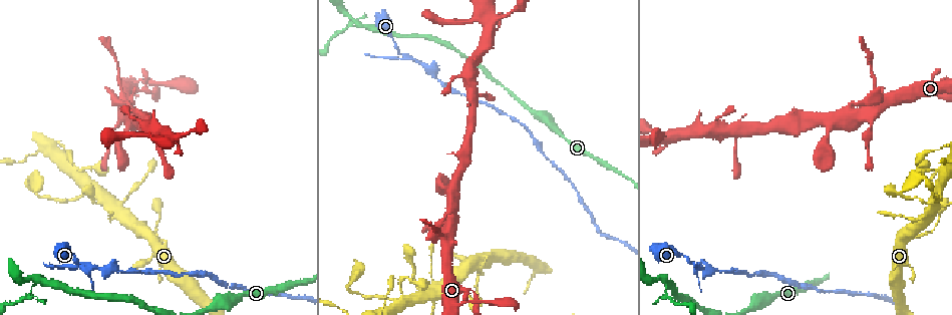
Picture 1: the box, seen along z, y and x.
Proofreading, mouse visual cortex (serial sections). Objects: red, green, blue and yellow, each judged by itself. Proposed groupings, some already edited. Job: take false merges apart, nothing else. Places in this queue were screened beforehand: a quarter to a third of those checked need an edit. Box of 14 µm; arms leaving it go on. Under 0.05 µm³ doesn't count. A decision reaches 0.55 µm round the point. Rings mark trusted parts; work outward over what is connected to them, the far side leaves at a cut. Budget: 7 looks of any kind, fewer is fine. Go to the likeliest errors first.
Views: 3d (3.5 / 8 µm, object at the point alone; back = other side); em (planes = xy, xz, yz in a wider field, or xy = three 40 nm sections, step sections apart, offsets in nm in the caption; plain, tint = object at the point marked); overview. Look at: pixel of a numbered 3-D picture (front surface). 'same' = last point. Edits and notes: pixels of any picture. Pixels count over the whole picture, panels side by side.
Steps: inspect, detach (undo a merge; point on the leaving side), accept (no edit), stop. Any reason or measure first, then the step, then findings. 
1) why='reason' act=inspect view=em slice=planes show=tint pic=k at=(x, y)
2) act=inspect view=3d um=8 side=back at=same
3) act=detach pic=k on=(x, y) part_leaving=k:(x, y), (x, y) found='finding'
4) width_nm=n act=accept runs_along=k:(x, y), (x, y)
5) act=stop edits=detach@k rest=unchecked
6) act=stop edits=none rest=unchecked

why='sudden change in width' act=inspect view=3d um=8 pic=1 at=(664, 295)

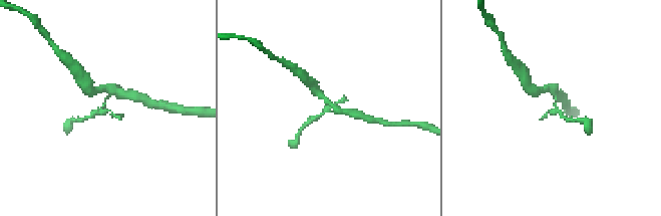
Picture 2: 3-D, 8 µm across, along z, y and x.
why='now the EM' act=inspect view=em slice=xy step=1 show=tint pic=2 at=(325, 110)

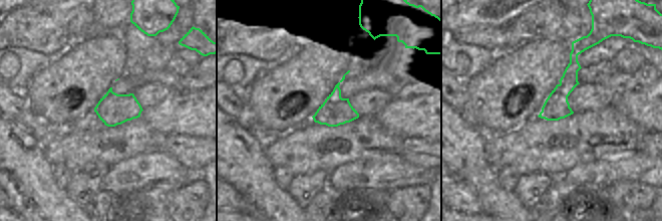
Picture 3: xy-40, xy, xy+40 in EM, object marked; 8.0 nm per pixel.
act=detach pic=2 on=(311, 119) part_leaving=2:(326, 110), (302, 128), (297, 136) found='a second cell is stuck on'

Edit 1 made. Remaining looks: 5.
why='see it whole again' act=inspect view=overview

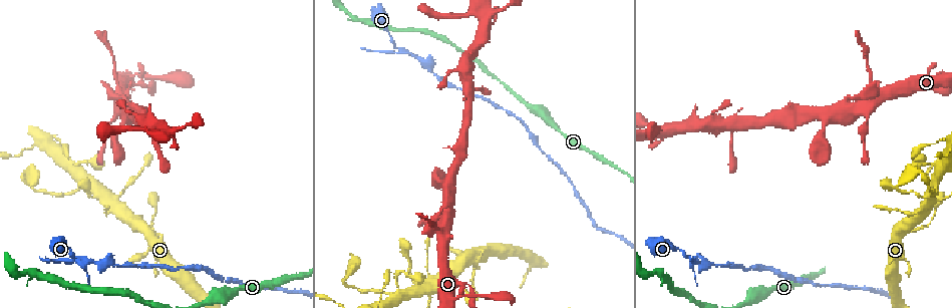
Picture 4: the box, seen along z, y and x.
why='a narrow waist' act=inspect view=em slice=xy step=2 show=tint pic=4 at=(400, 50)

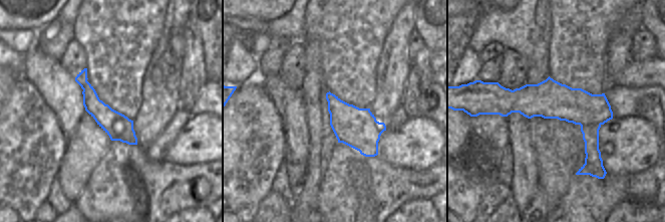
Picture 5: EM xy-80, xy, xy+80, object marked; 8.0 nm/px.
act=inspect view=3d um=3.5 at=same

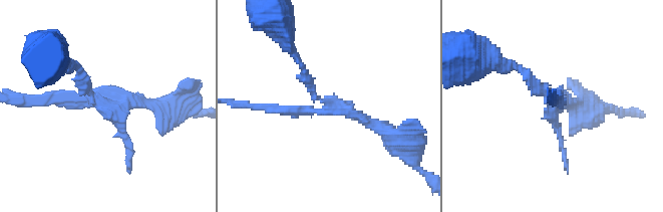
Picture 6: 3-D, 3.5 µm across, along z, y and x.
act=detach pic=6 on=(574, 117) part_leaving=6:(550, 99), (555, 106), (599, 109) found='a second cell is stuck on'

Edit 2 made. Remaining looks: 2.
why='thick turns thin' act=inspect view=3d um=8 side=back pic=4 at=(155, 233)

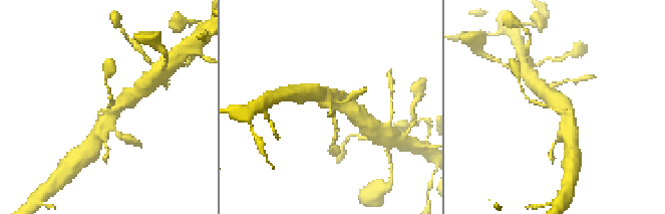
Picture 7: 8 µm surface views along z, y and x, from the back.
why='now the EM' act=inspect view=em slice=xy step=2 show=tint pic=7 at=(549, 107)

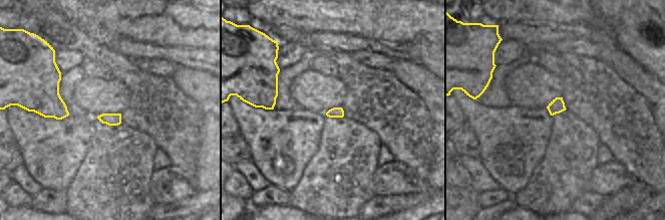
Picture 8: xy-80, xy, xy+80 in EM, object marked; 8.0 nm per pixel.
act=detach pic=7 on=(336, 129) part_leaving=7:(555, 110), (530, 101), (523, 91) found='a second cell is stuck on'

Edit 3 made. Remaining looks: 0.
act=stop edits=detach@2,detach@6,detach@7 rest=unchecked

